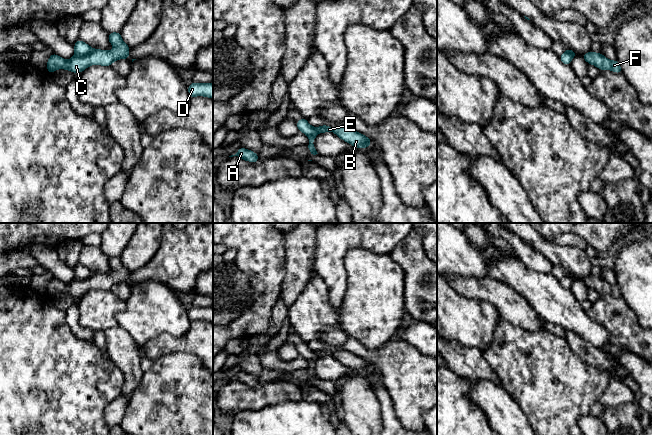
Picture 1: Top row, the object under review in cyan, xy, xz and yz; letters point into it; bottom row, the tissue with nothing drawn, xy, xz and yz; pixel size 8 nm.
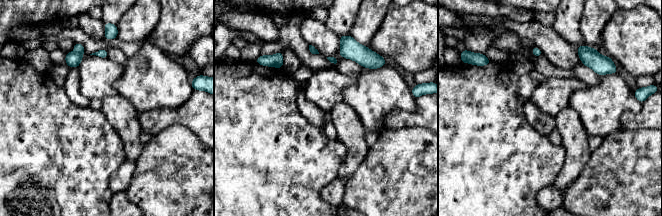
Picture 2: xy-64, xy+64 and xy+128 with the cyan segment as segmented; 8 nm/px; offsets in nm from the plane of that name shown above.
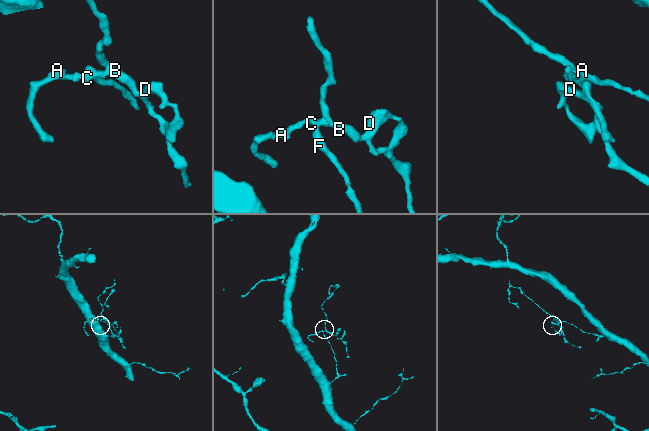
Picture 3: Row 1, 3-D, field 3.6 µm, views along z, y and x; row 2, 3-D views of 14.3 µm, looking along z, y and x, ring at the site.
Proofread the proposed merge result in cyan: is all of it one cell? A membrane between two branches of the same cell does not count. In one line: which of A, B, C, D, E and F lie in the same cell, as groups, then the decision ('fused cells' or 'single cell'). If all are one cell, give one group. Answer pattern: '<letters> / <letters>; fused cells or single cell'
A B C D E / F; fused cells

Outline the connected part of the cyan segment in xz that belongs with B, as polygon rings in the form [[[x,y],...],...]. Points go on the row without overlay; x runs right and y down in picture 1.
[[[326,348],[316,351],[316,354],[318,355],[318,357],[333,356],[340,363],[342,363],[345,366],[348,366],[353,371],[365,373],[368,370],[371,370],[371,363],[369,363],[362,357],[359,357],[356,354],[348,352],[346,350],[340,350],[338,352],[333,353]]]

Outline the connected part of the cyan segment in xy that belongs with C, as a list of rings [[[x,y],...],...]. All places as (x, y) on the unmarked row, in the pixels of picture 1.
[[[119,256],[108,257],[108,264],[115,271],[111,275],[94,273],[86,280],[74,279],[69,284],[53,277],[47,285],[47,296],[51,298],[57,293],[64,293],[73,297],[81,297],[91,289],[111,290],[116,284],[128,284],[130,271],[122,264],[121,258]]]

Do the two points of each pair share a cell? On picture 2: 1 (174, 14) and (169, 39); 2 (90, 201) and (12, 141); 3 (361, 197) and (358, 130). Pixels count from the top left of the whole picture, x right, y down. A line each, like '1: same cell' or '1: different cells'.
1: same cell
2: same cell
3: different cells

